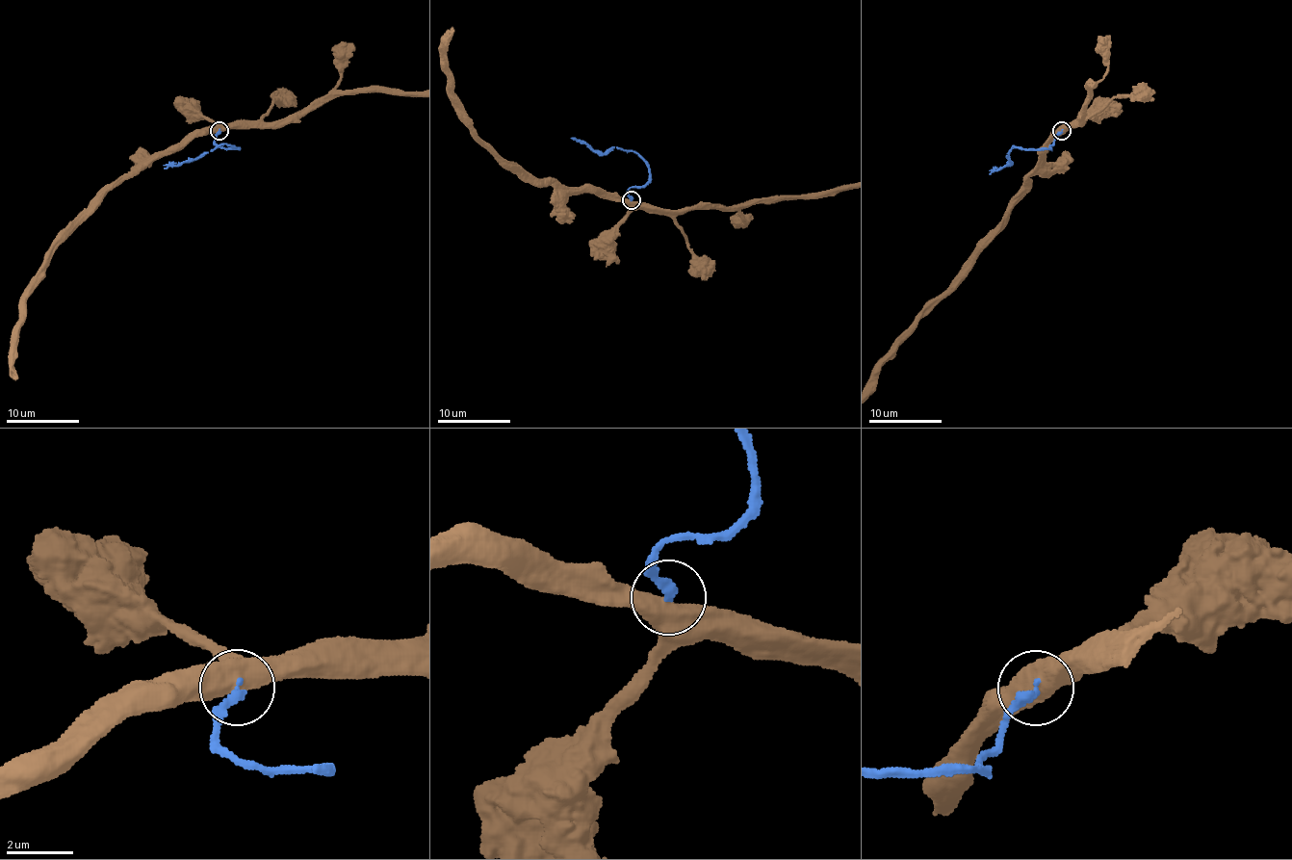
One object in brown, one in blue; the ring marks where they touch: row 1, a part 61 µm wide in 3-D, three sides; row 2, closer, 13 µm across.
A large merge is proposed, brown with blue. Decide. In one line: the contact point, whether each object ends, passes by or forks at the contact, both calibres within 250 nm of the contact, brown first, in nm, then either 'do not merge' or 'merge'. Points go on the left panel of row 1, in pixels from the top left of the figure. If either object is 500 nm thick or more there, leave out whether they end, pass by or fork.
(219, 130) | 600/280 nm | do not merge

